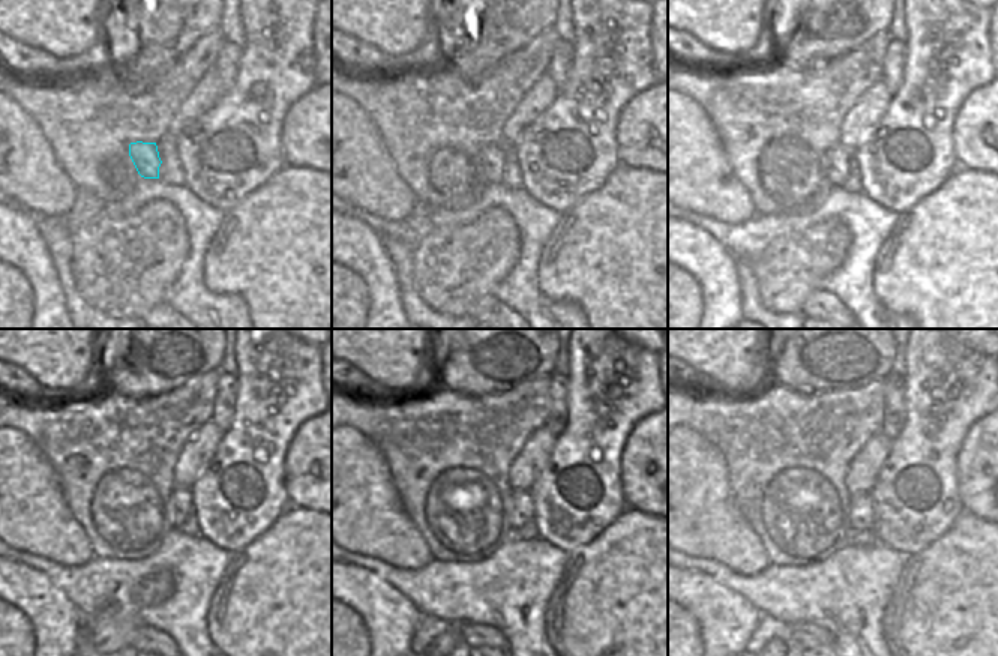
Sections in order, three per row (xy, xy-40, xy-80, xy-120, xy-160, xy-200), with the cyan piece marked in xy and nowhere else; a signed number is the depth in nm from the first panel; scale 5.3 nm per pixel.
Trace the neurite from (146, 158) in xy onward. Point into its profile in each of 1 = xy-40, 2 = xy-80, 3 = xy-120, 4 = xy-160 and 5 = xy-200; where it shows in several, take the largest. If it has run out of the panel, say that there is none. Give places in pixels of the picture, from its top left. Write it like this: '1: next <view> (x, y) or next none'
1: next xy-40 (491, 158)
2: next xy-80 (839, 161)
3: next xy-120 (183, 508)
4: next xy-160 (523, 512)
5: next xy-200 (860, 506)

